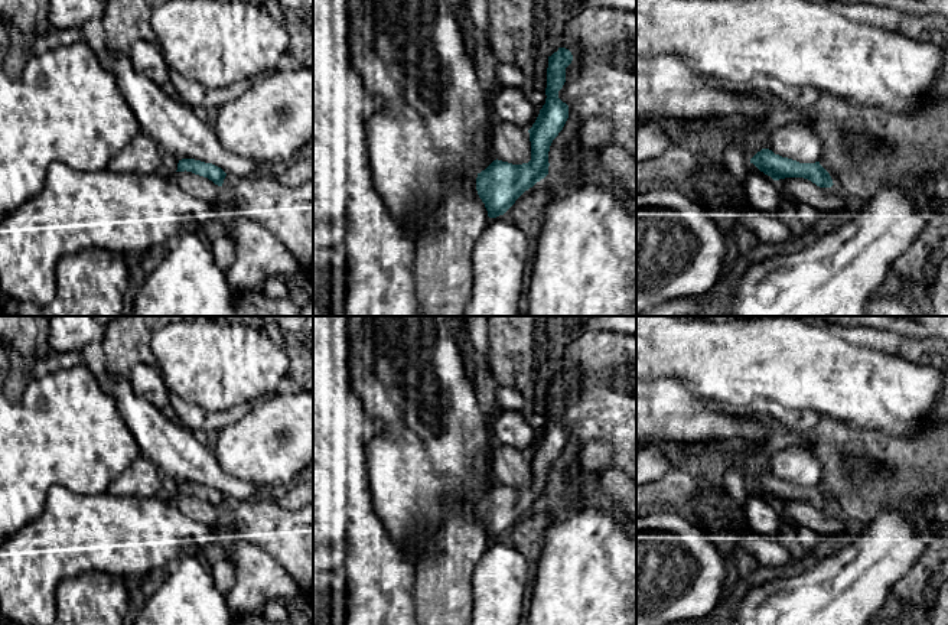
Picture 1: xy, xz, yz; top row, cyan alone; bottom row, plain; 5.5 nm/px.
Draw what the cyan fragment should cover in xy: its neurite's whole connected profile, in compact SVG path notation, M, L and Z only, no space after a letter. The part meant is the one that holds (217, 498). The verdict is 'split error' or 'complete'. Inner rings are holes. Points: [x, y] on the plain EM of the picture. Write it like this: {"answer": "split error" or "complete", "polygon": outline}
{"answer": "complete", "polygon": "M195 482L179 484L176 495L185 495L185 494L208 501L218 510L222 510L224 502L227 499L227 497L221 491L212 486L205 486L205 485L195 484Z"}

